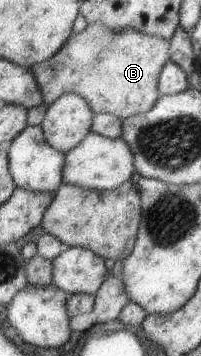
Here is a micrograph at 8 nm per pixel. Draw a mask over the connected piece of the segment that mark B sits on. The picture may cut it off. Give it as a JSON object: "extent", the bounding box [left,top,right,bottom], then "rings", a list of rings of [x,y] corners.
{"extent":[28,23,170,120],"rings":[[[87,23],[81,32],[72,33],[54,56],[32,65],[28,69],[35,78],[35,84],[41,92],[45,106],[51,105],[65,93],[73,93],[81,96],[87,102],[92,113],[107,113],[123,120],[151,109],[155,100],[159,98],[157,80],[163,64],[170,61],[168,48],[169,42],[167,40],[135,32],[133,28],[112,31],[101,23]]]}

